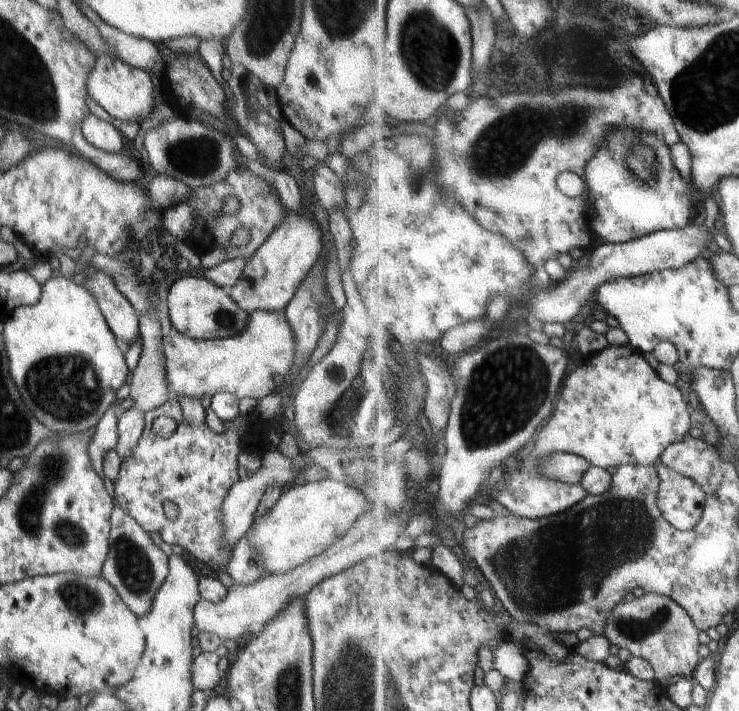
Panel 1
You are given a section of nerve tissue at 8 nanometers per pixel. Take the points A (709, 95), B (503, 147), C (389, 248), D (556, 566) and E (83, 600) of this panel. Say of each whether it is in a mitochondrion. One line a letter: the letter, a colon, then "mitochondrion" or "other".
A: mitochondrion
B: mitochondrion
C: other
D: mitochondrion
E: mitochondrion

